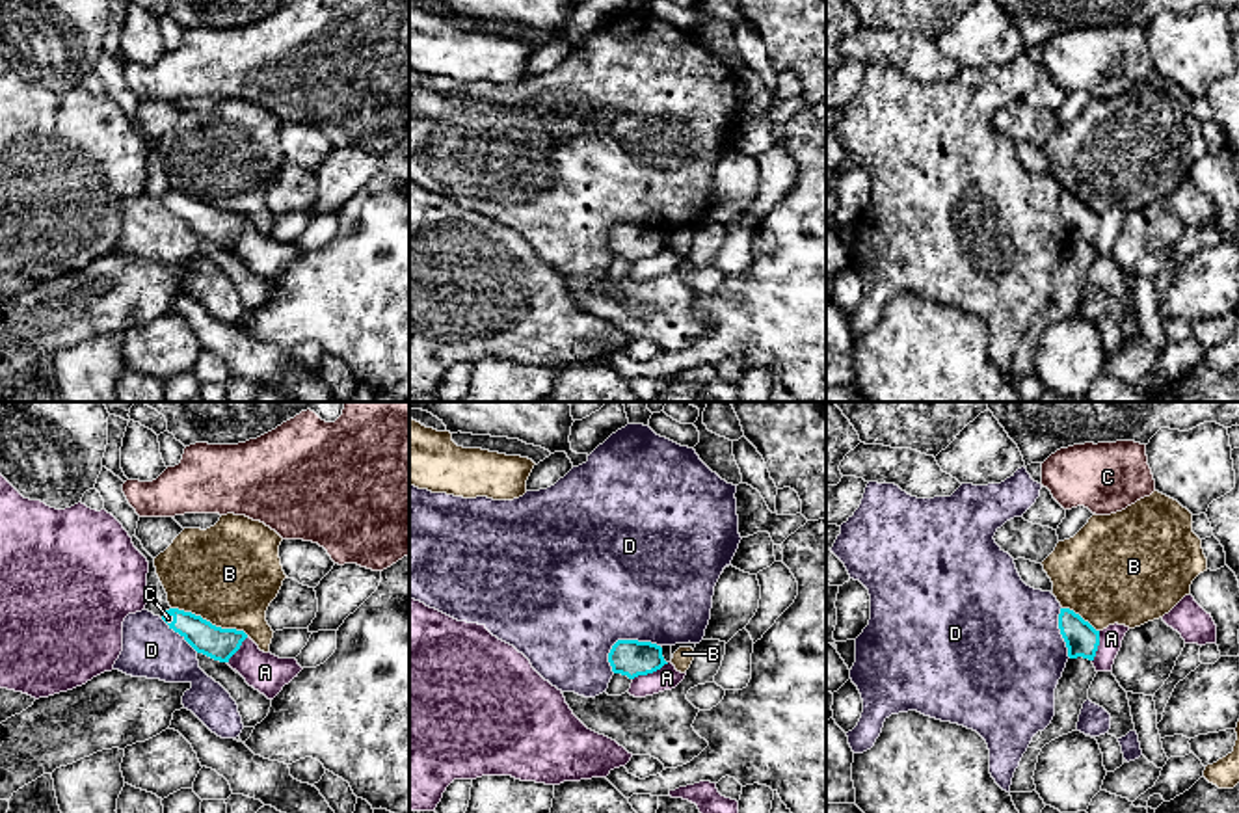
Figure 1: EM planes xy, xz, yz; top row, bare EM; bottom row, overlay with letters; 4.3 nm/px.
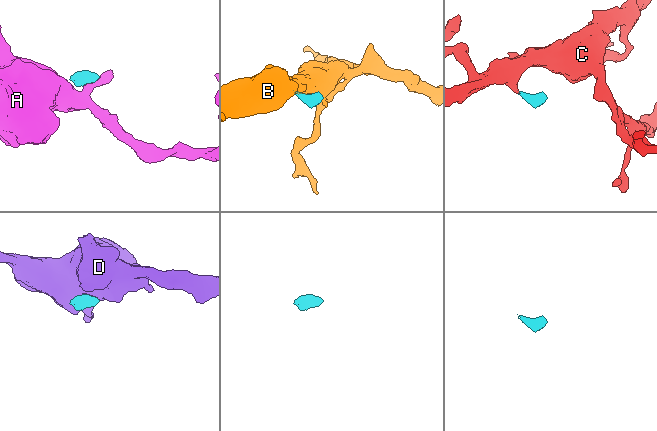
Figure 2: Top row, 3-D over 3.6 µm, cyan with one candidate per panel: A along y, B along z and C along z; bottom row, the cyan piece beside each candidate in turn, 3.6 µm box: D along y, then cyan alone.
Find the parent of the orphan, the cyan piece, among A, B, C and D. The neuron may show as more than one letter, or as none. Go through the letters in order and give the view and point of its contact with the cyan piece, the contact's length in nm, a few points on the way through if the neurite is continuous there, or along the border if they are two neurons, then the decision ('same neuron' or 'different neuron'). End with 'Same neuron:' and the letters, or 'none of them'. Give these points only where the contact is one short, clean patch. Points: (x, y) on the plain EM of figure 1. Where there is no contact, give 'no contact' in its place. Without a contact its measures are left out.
A: xz (650, 255) | 180 nm | along xz (668, 246), (633, 263) | different neuron
B: xy (209, 205) | 360 nm | along xy (172, 190), (190, 194), (222, 211), (242, 213), (248, 218) | different neuron
C: xy (173, 203) | 50 nm | across xy (220, 227), (173, 203), (168, 201) | same neuron
D: xz (624, 224) | 240 nm | different neuron
Same neuron: C

